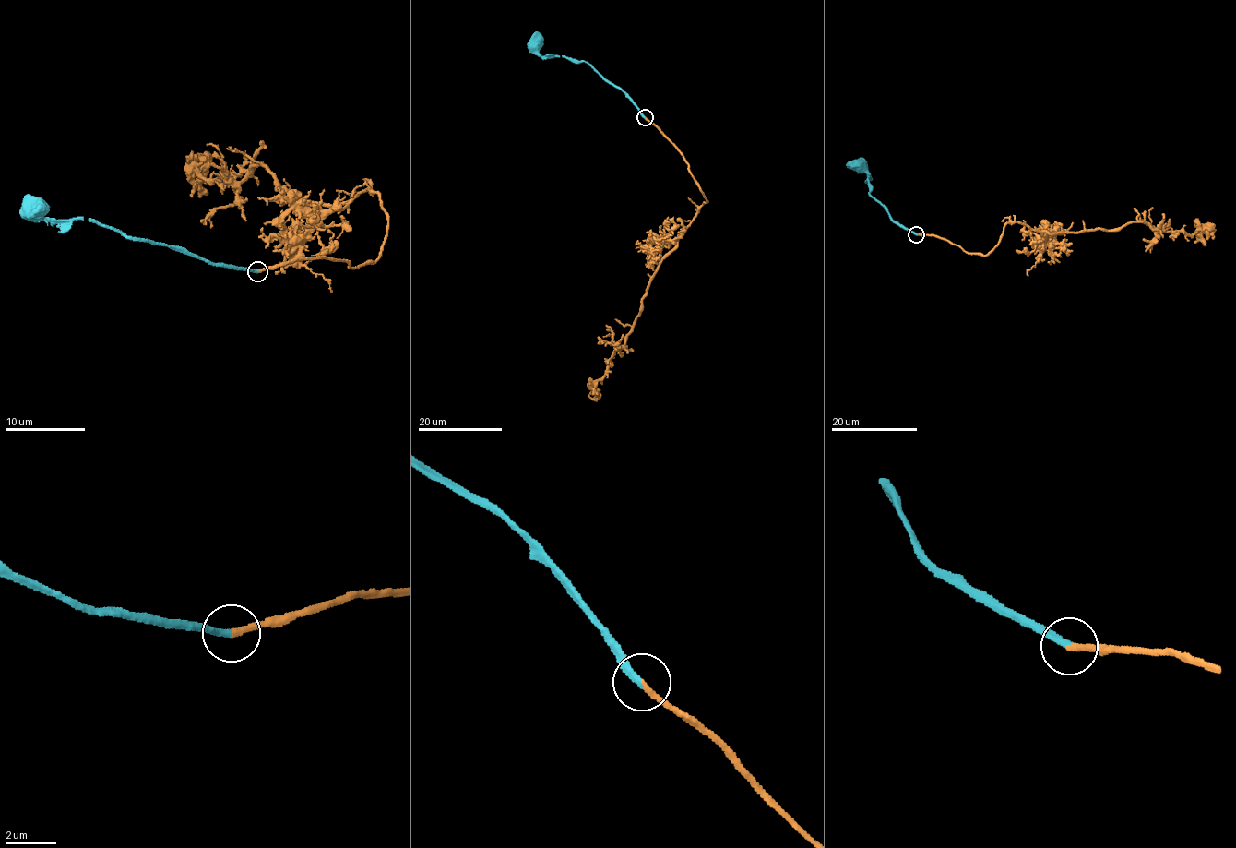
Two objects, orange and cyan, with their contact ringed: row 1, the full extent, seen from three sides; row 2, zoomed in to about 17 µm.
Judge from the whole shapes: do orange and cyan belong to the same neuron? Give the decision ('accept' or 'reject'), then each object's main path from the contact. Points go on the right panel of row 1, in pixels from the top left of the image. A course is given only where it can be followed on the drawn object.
accept; course orange (916, 233), (984, 255), (1007, 223), (1051, 233), (1119, 230), (1141, 221), (1163, 232), (1209, 231); course cyan (916, 233), (894, 221), (885, 207), (869, 193), (867, 177), (870, 174), (857, 172), (847, 163)

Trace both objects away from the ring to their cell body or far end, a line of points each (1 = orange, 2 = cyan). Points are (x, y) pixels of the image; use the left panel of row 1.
1: (258, 270), (374, 261), (383, 200), (366, 188), (310, 202), (263, 163), (233, 179), (189, 170)
2: (258, 270), (215, 265), (135, 237), (123, 236), (89, 218), (41, 216), (41, 220), (33, 209)

